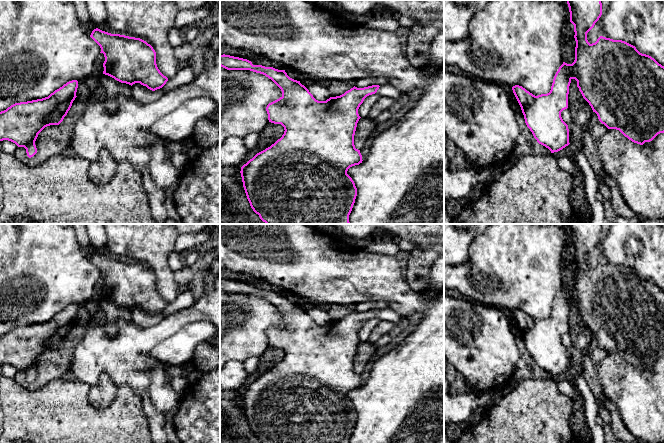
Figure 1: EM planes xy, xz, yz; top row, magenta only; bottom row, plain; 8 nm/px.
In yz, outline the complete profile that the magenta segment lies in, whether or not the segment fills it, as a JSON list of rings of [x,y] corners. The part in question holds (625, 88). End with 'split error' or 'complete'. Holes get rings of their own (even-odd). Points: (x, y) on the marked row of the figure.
[[[567,0],[567,4],[575,32],[574,62],[563,62],[547,94],[535,96],[522,86],[512,87],[525,123],[537,142],[551,153],[558,152],[570,144],[568,125],[563,121],[561,112],[568,108],[572,79],[577,81],[583,98],[608,129],[619,130],[629,140],[640,145],[664,133],[664,66],[622,40],[600,36],[595,43],[588,42],[587,33],[602,15],[601,0]]] | complete

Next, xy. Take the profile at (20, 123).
[[[72,80],[48,97],[15,103],[0,112],[0,141],[8,140],[26,149],[27,156],[37,153],[35,141],[47,126],[59,125],[75,100],[78,81]]] | complete

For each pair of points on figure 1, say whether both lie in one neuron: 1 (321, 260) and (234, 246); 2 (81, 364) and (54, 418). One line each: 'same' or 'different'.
1: same
2: different

